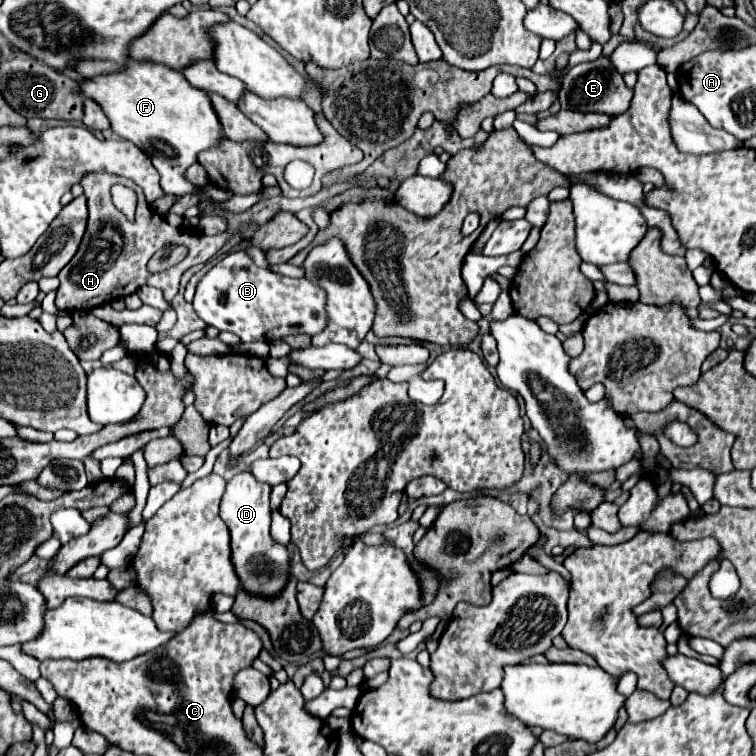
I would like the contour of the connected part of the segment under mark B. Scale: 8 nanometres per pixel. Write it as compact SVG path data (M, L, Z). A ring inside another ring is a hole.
M233 251L211 267L197 283L195 313L219 331L235 333L243 343L283 339L287 335L321 333L327 325L325 293L307 279L291 279L261 269L245 251Z

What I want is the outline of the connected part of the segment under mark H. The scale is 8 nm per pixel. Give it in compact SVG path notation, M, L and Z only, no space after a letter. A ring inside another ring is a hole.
M89 173L81 179L81 185L85 189L85 195L89 199L89 225L85 231L85 237L81 241L81 247L73 261L59 273L61 285L57 289L57 301L55 305L59 309L67 311L81 311L81 309L93 309L105 303L111 303L113 299L121 299L127 295L133 295L139 287L143 285L153 285L159 287L165 293L165 299L171 301L179 289L179 279L181 275L197 265L197 263L207 263L215 253L223 251L227 241L231 239L229 233L219 233L215 237L207 237L203 233L195 233L189 229L179 229L171 227L165 217L155 213L149 203L143 197L141 189L133 189L137 193L137 209L135 209L135 221L127 221L127 217L113 205L111 201L111 185L113 183L123 183L133 189L133 181L109 175L109 173ZM107 227L113 227L115 233L119 233L117 243L111 239L111 233ZM167 243L177 243L185 245L189 249L187 257L177 263L177 269L167 269L161 273L149 273L147 263L153 257L155 251L159 251Z

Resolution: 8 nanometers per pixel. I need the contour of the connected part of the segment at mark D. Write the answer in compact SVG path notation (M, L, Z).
M243 471L243 473L237 473L227 483L227 491L221 501L221 519L231 531L231 561L233 561L233 569L241 581L241 589L245 589L247 593L253 593L253 595L261 595L261 597L277 597L277 593L281 589L285 589L285 585L289 583L289 575L291 575L287 547L277 543L269 533L269 529L271 529L269 493L271 493L269 485L257 483L249 471Z

